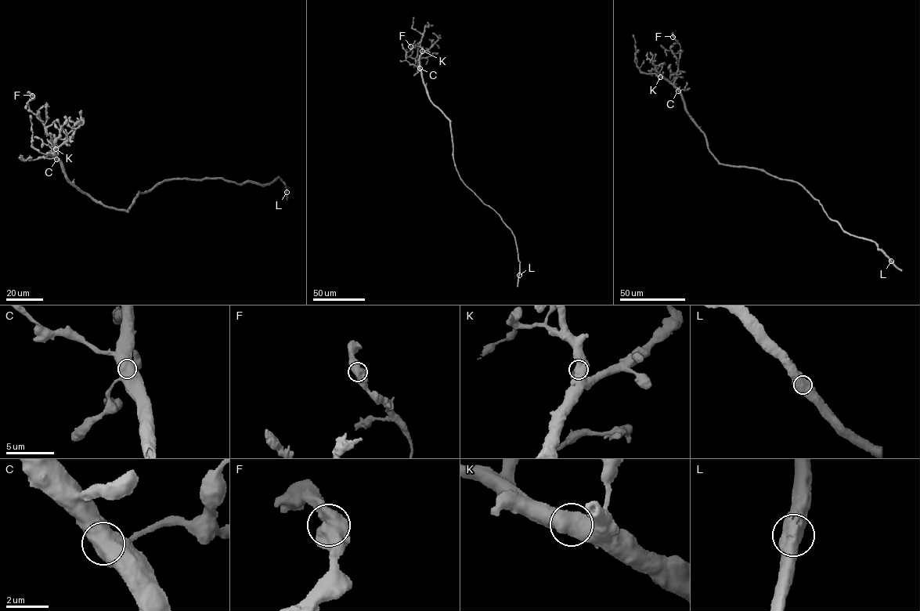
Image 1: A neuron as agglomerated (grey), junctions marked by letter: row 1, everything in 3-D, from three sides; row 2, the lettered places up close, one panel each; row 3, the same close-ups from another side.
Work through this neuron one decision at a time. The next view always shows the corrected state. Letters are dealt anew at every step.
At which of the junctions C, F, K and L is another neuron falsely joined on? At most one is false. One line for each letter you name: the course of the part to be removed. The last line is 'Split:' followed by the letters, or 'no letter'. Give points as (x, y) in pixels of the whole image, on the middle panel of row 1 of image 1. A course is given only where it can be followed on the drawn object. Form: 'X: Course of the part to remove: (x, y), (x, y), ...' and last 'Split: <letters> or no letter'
Split: no letter

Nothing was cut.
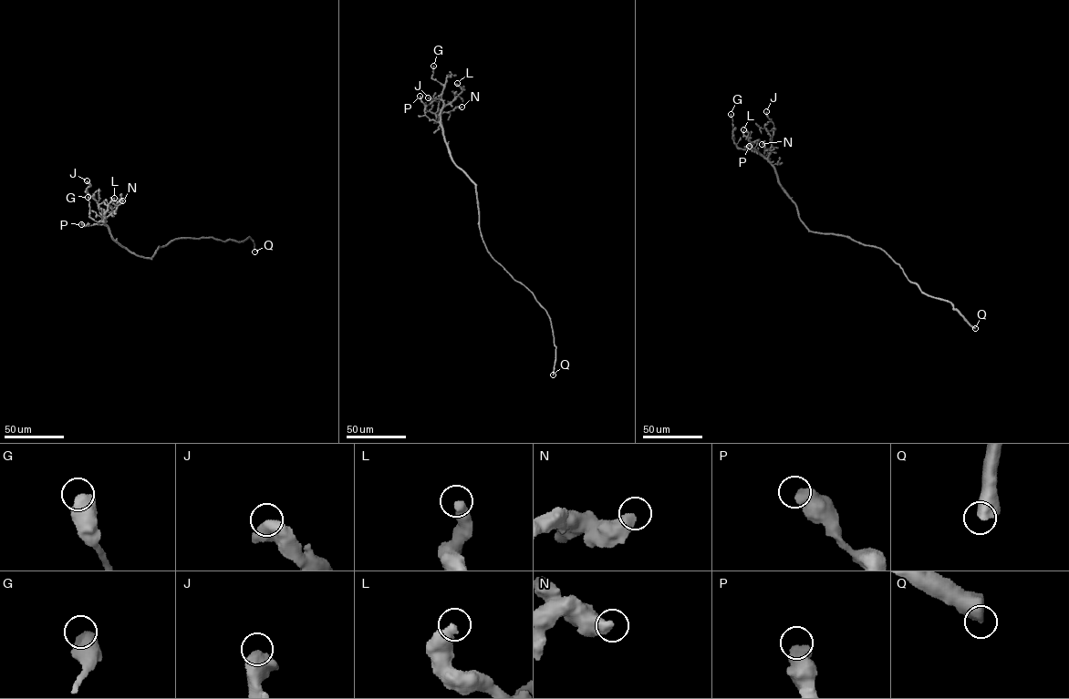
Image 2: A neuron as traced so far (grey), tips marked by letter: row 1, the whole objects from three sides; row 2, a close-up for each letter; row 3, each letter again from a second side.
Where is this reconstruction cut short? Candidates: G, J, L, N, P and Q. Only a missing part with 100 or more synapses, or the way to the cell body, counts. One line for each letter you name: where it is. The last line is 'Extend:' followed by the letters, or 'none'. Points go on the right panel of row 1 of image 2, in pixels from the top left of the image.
Q: (975, 328)
Extend: Q

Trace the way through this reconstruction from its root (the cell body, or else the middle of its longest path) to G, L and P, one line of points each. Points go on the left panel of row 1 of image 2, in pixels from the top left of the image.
G: (158, 249), (150, 259), (120, 244), (112, 237), (105, 219), (98, 221), (89, 216), (88, 197)
L: (158, 249), (151, 259), (144, 258), (134, 254), (113, 239), (103, 220), (120, 202), (114, 198)
P: (158, 249), (151, 259), (139, 256), (115, 241), (108, 227), (81, 224)

